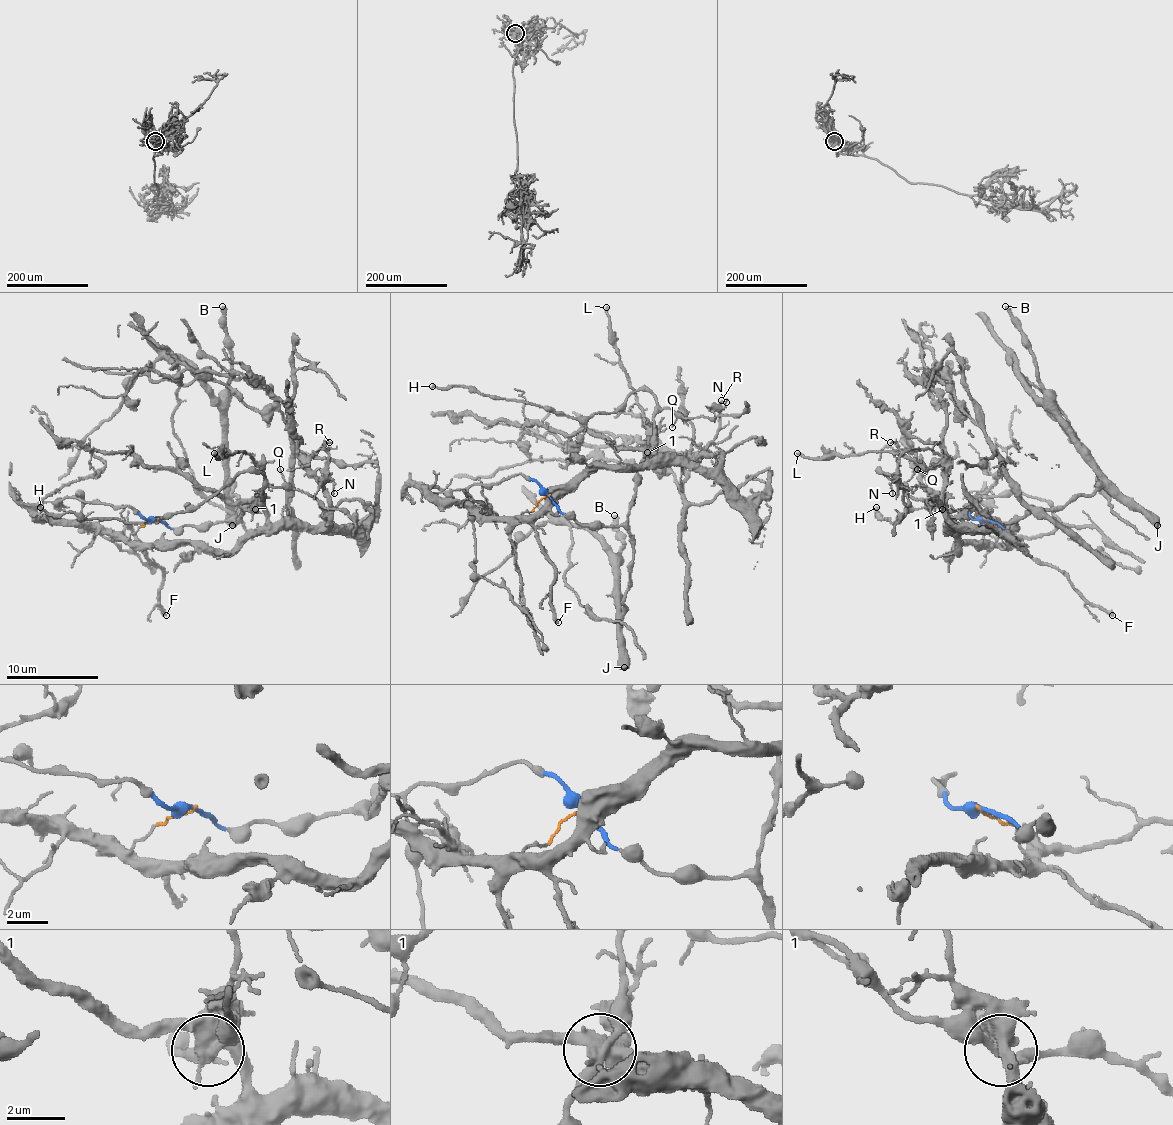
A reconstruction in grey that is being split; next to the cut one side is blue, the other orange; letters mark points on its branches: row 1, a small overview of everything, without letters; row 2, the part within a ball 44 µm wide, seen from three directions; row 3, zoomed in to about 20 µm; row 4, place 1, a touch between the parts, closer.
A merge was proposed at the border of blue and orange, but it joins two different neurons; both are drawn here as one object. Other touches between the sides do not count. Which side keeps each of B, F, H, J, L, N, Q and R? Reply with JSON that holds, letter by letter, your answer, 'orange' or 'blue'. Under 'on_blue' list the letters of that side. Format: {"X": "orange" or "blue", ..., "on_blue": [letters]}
{"B": "blue", "F": "orange", "H": "blue", "J": "blue", "L": "orange", "N": "orange", "Q": "blue", "R": "orange", "on_blue": ["B", "H", "J", "Q"]}

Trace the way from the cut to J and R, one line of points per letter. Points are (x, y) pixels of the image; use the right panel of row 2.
J: (985, 519), (1004, 528), (1015, 526), (1024, 514), (1059, 510), (1080, 496), (1112, 487), (1158, 526)
R: (985, 519), (1001, 528), (1006, 542), (964, 542), (957, 551), (957, 526), (946, 514), (944, 459), (891, 443)

